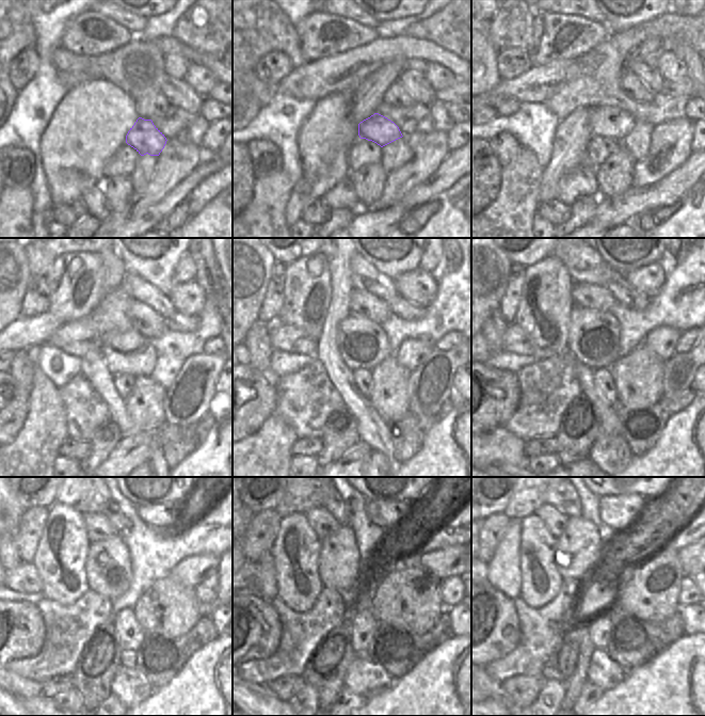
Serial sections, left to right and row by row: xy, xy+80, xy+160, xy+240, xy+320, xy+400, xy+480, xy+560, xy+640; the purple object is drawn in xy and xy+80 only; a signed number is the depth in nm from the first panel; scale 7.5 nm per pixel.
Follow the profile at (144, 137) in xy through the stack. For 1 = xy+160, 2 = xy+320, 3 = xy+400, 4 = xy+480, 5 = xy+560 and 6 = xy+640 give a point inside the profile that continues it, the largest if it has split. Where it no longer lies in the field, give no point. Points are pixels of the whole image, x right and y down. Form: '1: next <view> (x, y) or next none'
1: next xy+160 (613, 123)
2: next xy+320 (363, 345)
3: next xy+400 (593, 336)
4: next xy+480 (108, 569)
5: next xy+560 (339, 567)
6: next xy+640 (579, 547)

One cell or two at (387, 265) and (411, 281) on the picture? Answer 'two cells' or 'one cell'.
two cells

